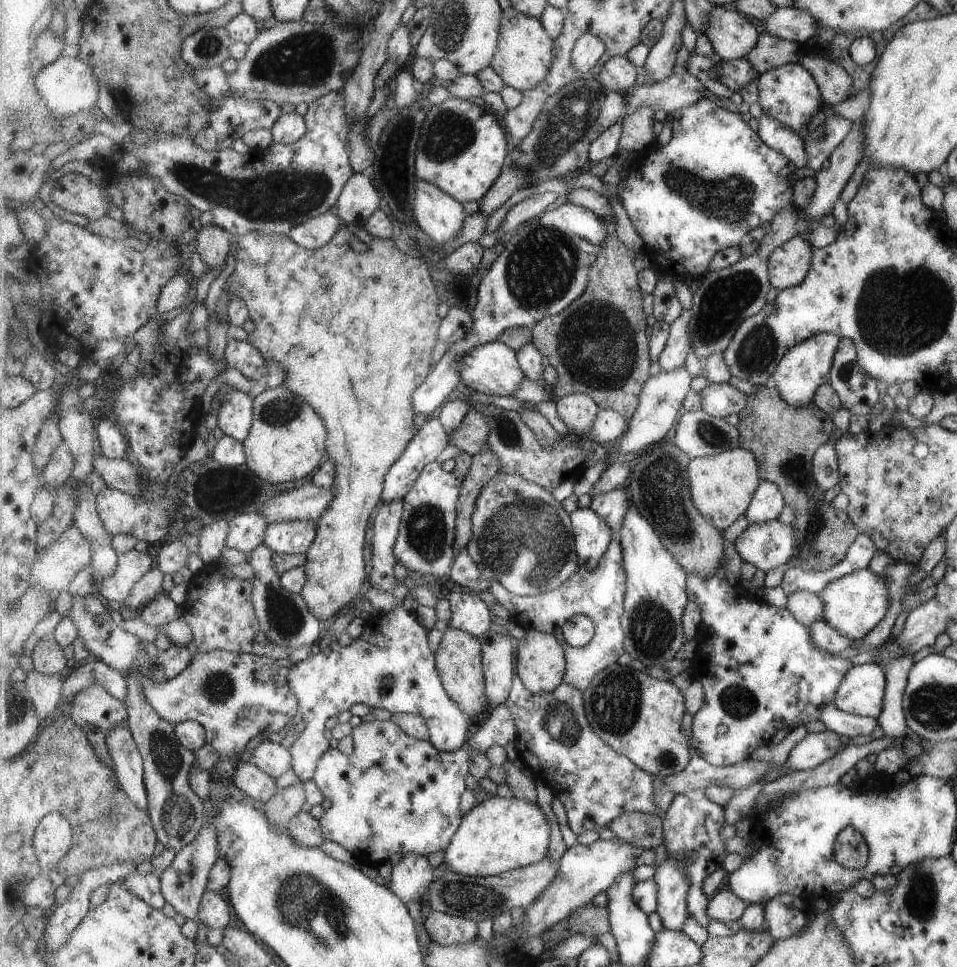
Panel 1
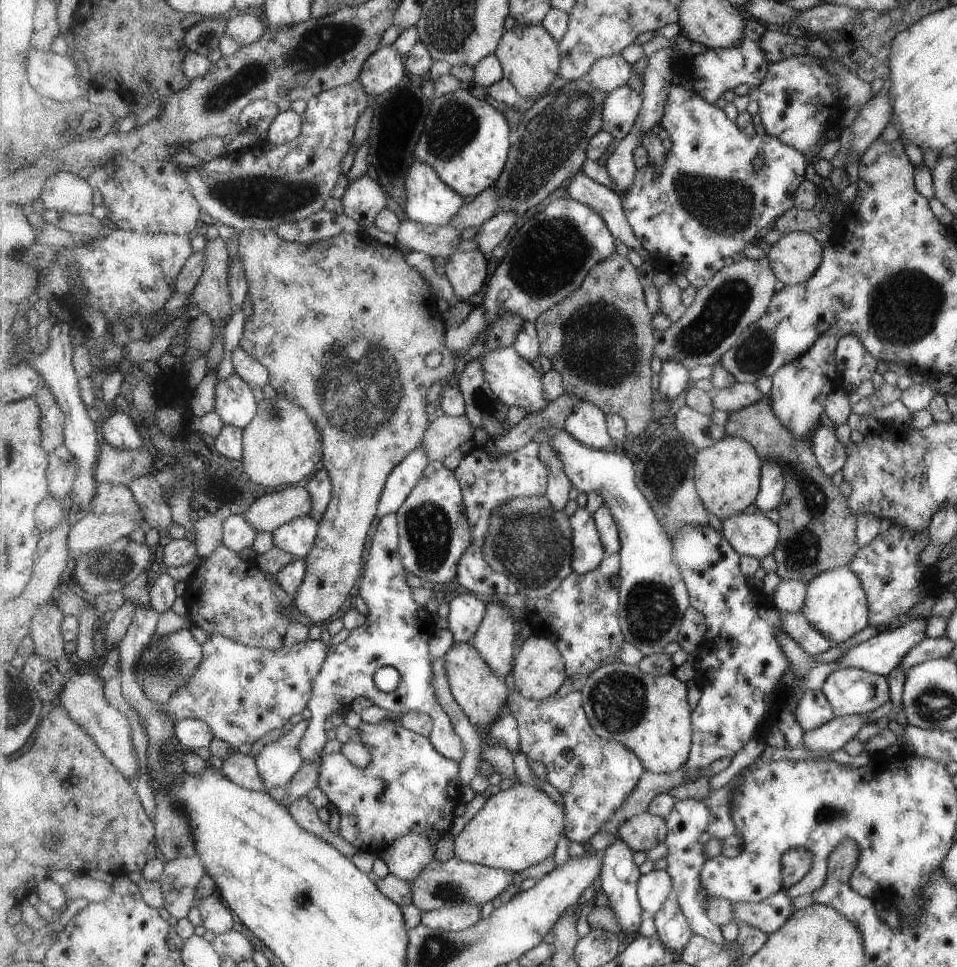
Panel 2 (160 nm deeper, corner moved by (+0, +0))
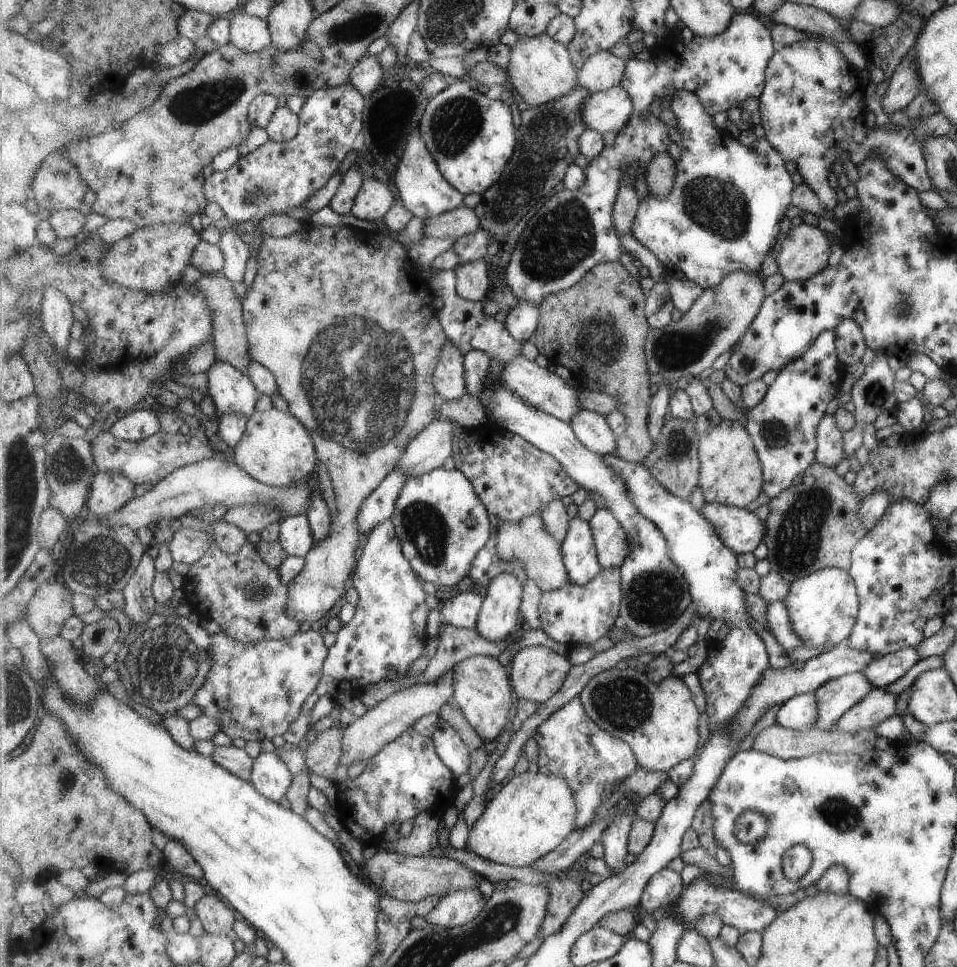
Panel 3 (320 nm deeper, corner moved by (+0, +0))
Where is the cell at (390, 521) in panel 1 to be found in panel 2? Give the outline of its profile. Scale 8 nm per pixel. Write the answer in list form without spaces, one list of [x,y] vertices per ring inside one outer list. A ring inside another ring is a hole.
[[[392,513],[381,518],[378,523],[364,574],[359,581],[359,595],[368,608],[366,621],[350,631],[344,642],[330,645],[324,666],[313,682],[313,697],[308,705],[312,717],[299,748],[304,762],[321,760],[324,755],[321,752],[329,741],[324,735],[325,720],[345,706],[351,707],[353,700],[359,697],[369,699],[373,705],[384,709],[390,716],[401,718],[409,712],[429,714],[434,721],[430,740],[435,749],[458,763],[466,755],[461,735],[455,732],[451,716],[441,708],[437,692],[431,686],[431,663],[434,658],[429,655],[429,640],[436,632],[436,616],[415,600],[413,588],[407,582],[407,572],[400,554],[398,517],[396,513]],[[383,666],[393,666],[401,674],[401,684],[395,692],[383,692],[374,685],[375,672]]]

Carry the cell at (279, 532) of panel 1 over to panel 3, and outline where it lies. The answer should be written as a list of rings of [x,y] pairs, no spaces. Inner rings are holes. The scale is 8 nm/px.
[[[308,515],[283,518],[278,541],[289,555],[305,558],[316,544]]]

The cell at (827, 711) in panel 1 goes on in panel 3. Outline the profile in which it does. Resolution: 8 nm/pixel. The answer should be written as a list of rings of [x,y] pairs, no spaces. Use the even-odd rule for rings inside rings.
[[[801,693],[781,705],[776,722],[790,729],[806,729],[814,726],[817,707],[813,693]]]

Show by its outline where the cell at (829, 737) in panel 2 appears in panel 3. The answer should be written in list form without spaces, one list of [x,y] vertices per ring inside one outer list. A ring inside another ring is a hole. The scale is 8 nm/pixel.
[[[873,687],[842,715],[831,729],[854,733],[879,725],[887,717],[895,715],[896,698],[896,694],[887,692],[884,687]]]

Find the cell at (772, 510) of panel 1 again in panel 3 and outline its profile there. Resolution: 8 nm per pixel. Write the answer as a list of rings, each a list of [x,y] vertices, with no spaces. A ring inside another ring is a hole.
[[[831,329],[821,331],[818,337],[797,358],[784,366],[770,384],[765,398],[748,412],[746,429],[752,434],[764,466],[764,492],[769,498],[778,497],[794,483],[816,458],[816,429],[825,412],[827,402],[837,395],[836,346]]]

